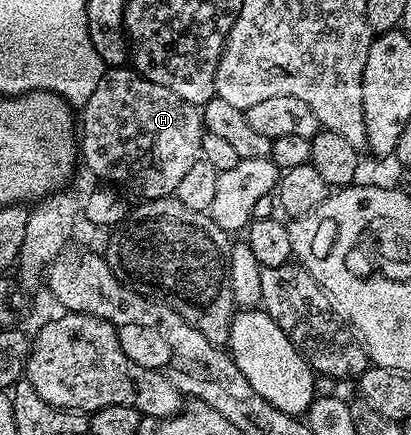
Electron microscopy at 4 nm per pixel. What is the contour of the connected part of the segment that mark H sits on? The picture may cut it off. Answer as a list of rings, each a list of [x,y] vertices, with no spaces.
[[[130,66],[122,68],[108,67],[104,71],[93,98],[82,105],[81,116],[81,160],[101,181],[112,180],[123,188],[132,188],[140,192],[143,200],[162,200],[170,197],[177,190],[177,182],[189,171],[193,162],[201,159],[203,151],[203,114],[200,105],[185,102],[173,90],[149,82],[141,73]]]

